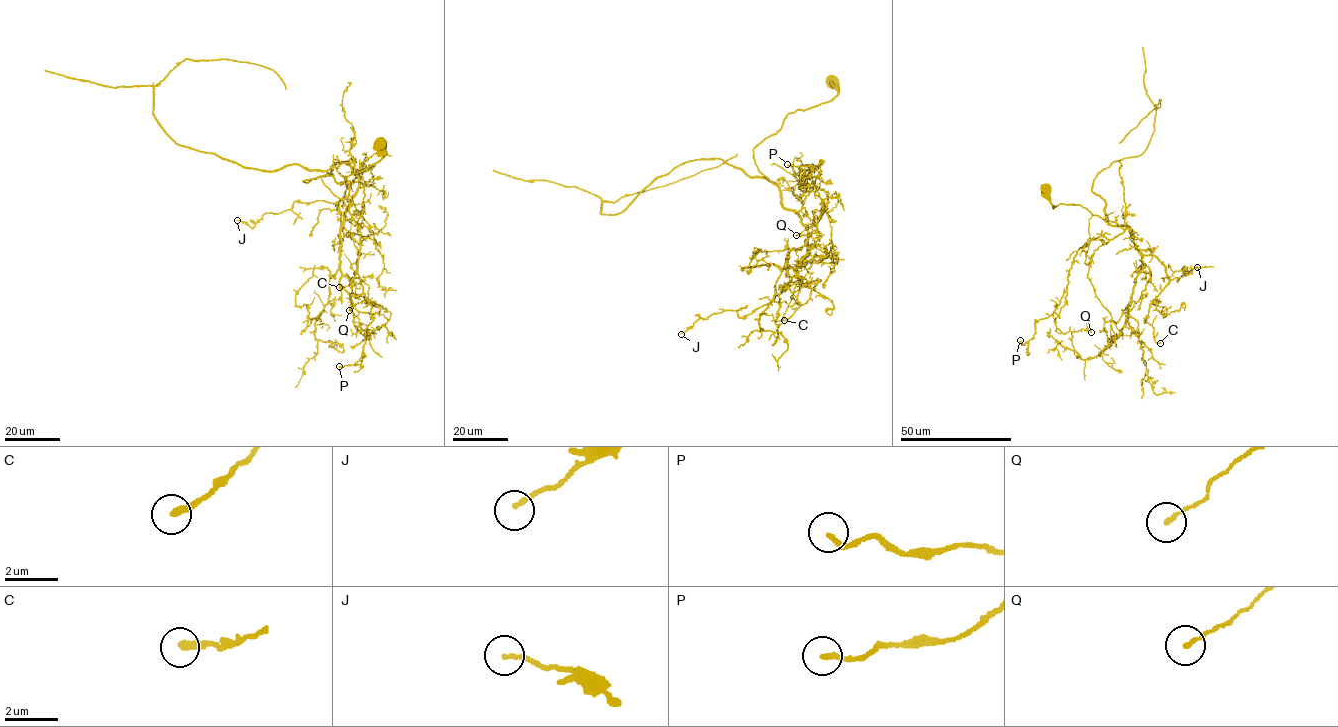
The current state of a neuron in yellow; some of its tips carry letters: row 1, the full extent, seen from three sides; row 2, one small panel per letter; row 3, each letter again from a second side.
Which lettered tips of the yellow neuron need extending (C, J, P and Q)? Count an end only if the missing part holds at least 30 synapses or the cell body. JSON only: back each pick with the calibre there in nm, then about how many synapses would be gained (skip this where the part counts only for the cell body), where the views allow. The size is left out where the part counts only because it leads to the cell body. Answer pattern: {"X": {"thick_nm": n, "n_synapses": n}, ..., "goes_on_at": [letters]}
{"goes_on_at": []}

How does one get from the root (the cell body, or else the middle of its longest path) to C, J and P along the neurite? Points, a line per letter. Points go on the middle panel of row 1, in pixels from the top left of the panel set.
C: (832, 80), (834, 97), (790, 113), (753, 149), (807, 232), (784, 287), (804, 283), (800, 306), (784, 320)
J: (832, 80), (834, 97), (790, 113), (753, 149), (807, 232), (791, 281), (750, 314), (712, 313), (681, 334)
P: (832, 80), (834, 97), (753, 149), (797, 211), (799, 166), (812, 178), (822, 162), (787, 164)

